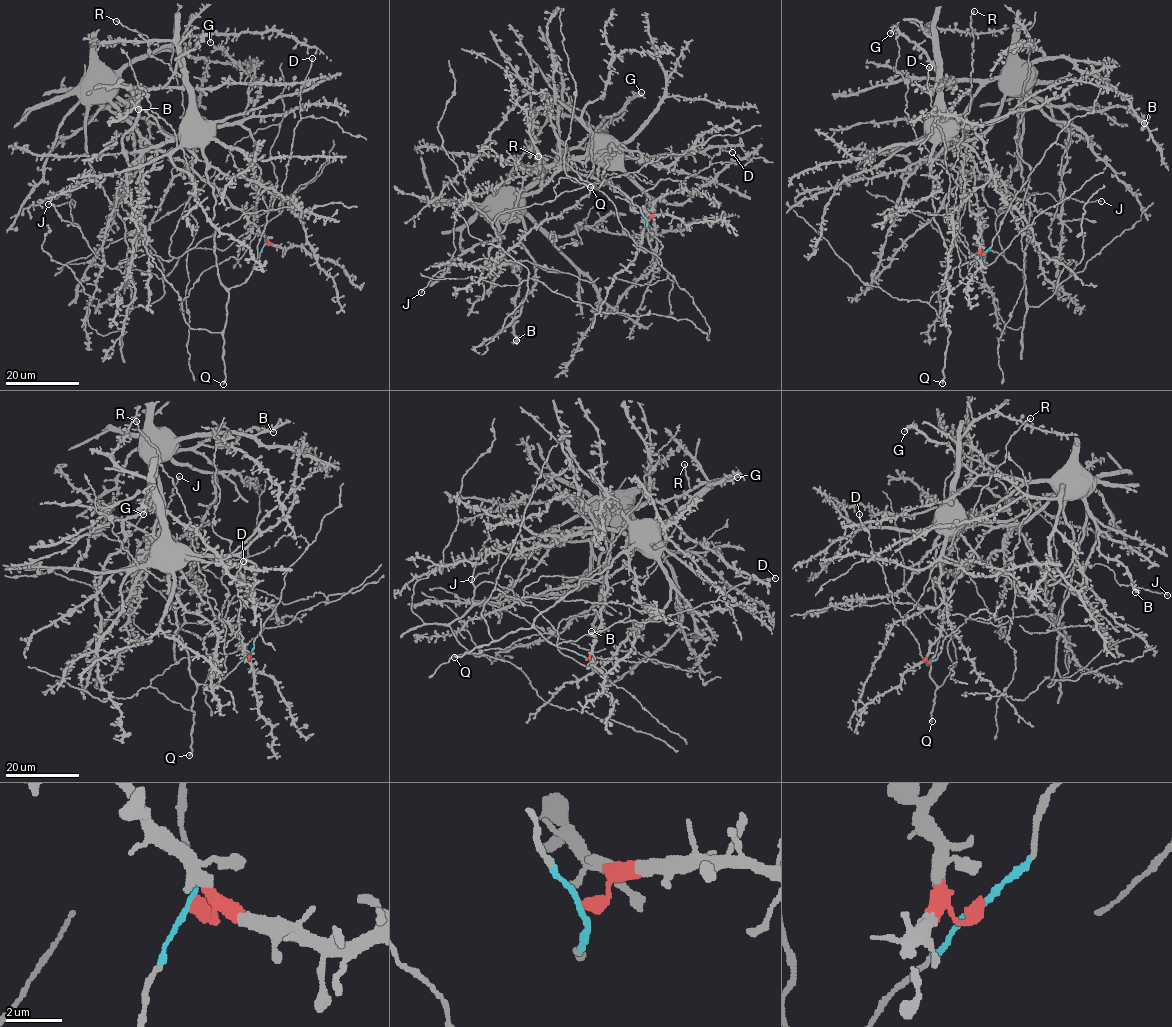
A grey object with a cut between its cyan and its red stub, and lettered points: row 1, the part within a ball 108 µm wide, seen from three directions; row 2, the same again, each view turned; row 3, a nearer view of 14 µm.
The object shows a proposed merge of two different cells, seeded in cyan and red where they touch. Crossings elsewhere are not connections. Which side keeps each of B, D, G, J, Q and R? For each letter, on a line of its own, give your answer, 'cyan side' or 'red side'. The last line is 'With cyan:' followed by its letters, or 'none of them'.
B: red side
D: cyan side
G: red side
J: red side
Q: cyan side
R: cyan side
With cyan: D, Q, R

